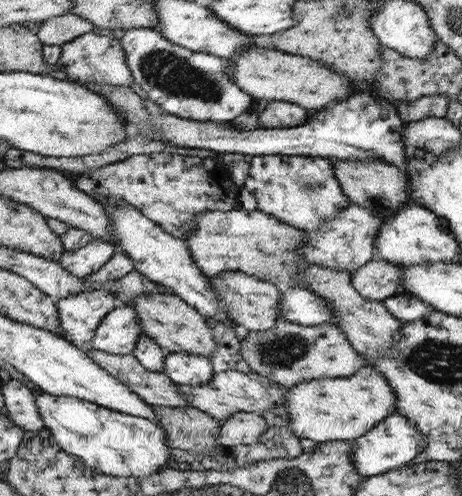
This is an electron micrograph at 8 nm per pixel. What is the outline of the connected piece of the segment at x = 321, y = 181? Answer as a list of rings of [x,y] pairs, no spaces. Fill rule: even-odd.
[[[284,154],[253,156],[244,185],[256,199],[258,210],[302,231],[318,229],[324,220],[331,220],[336,211],[353,204],[335,176],[335,165],[330,159],[322,157]]]

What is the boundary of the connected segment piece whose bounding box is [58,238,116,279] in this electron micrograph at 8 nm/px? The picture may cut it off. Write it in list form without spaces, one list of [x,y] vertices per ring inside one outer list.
[[[92,239],[90,243],[76,250],[64,250],[62,258],[58,260],[60,266],[64,266],[78,278],[87,277],[98,272],[116,252],[112,243]]]

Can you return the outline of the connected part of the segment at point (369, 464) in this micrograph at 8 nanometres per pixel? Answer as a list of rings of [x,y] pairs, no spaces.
[[[398,414],[388,416],[386,420],[376,424],[372,431],[350,442],[354,448],[352,453],[355,468],[366,477],[394,471],[408,465],[427,449],[427,438],[419,432],[414,421],[408,421],[407,417]]]

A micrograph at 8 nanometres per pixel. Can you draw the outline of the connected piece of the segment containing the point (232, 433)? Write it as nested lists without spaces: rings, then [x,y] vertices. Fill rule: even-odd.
[[[240,411],[221,421],[217,444],[221,447],[254,444],[267,428],[267,421],[258,413]]]

